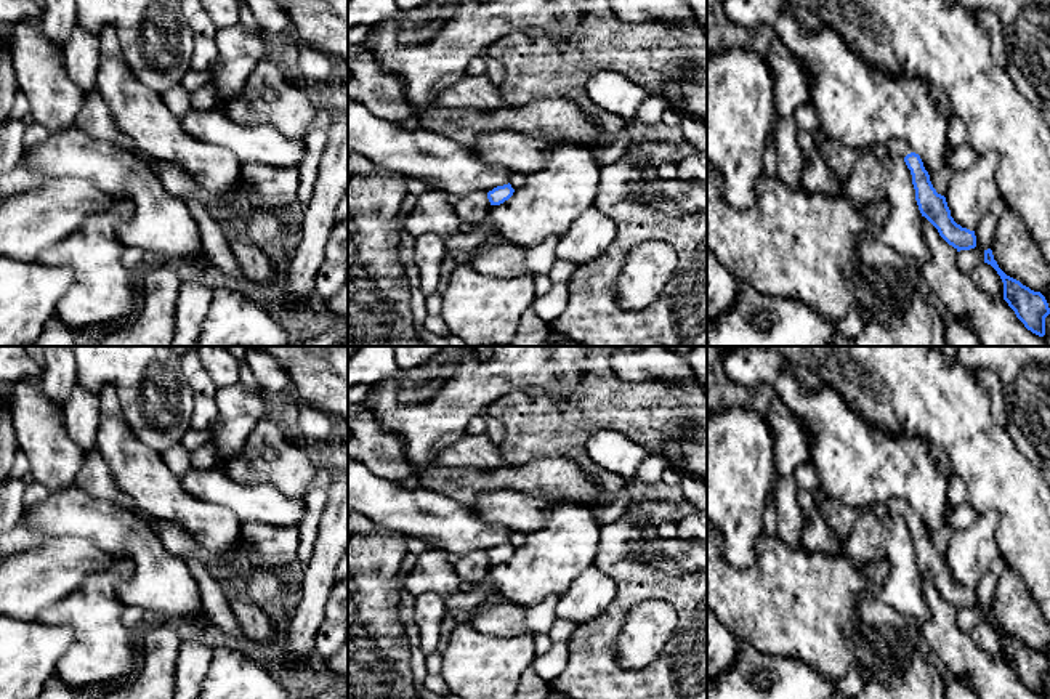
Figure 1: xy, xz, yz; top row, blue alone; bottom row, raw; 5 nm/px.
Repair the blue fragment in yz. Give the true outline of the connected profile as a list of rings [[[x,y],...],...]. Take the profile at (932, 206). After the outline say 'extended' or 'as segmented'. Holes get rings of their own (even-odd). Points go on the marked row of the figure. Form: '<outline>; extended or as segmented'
[[[893,139],[886,147],[888,152],[901,156],[911,170],[915,200],[922,216],[925,216],[938,229],[939,236],[957,252],[975,248],[975,231],[962,228],[954,221],[946,197],[933,188],[920,156],[903,139]]]; extended

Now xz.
[[[511,184],[497,186],[487,192],[487,199],[491,205],[500,205],[513,196],[515,189]]]; as segmented

